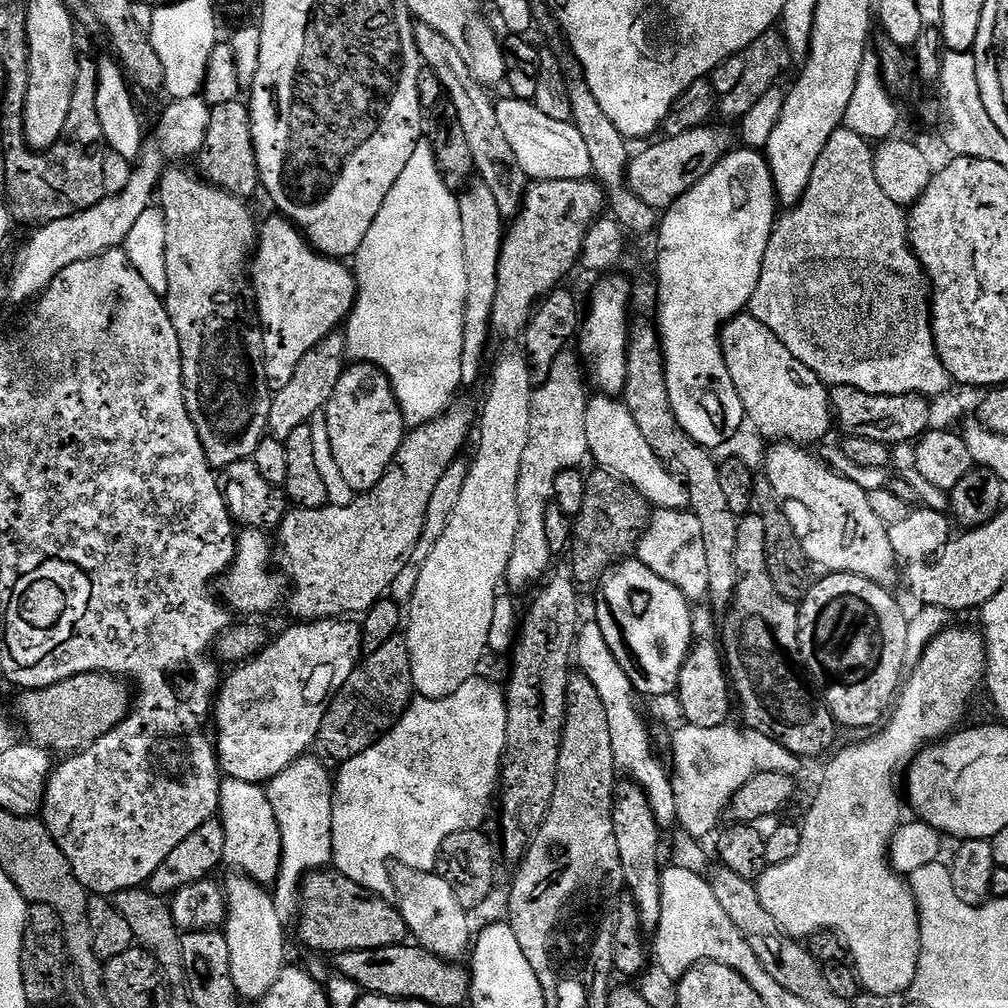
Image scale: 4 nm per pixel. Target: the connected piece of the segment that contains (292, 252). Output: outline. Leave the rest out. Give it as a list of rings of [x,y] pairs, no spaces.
[[[272,214],[268,221],[261,223],[258,228],[258,239],[254,249],[254,255],[250,261],[250,279],[253,288],[256,289],[256,309],[260,315],[260,327],[264,329],[264,365],[266,366],[266,382],[273,393],[282,390],[282,386],[290,383],[290,378],[294,374],[294,370],[298,367],[298,362],[302,362],[302,358],[306,358],[306,354],[310,354],[310,350],[314,350],[314,346],[318,346],[318,342],[322,342],[328,335],[337,331],[347,321],[348,316],[352,312],[352,307],[356,305],[356,277],[353,269],[347,263],[339,260],[329,260],[322,253],[317,252],[311,244],[305,240],[304,235],[300,233],[299,228],[292,224],[279,214]]]

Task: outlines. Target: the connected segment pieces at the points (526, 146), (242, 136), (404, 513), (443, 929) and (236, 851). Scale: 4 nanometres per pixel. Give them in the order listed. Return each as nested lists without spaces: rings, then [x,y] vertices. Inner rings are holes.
[[[507,99],[495,101],[499,125],[518,158],[518,164],[529,178],[533,181],[586,180],[592,176],[590,150],[586,150],[586,142],[582,142],[582,134],[575,124],[546,118],[546,114],[536,109],[533,101]]]
[[[243,99],[222,102],[222,106],[211,106],[210,130],[206,130],[204,149],[198,154],[199,171],[203,179],[217,188],[226,190],[231,196],[249,198],[261,191],[258,174],[258,158],[254,154],[252,123],[248,105]]]
[[[457,403],[448,409],[443,416],[439,416],[437,420],[431,420],[425,424],[413,427],[411,431],[405,435],[404,445],[398,450],[398,454],[392,459],[392,464],[388,467],[388,473],[382,478],[382,482],[378,482],[376,488],[371,488],[368,492],[362,492],[357,495],[354,502],[350,502],[350,506],[338,506],[315,508],[314,510],[306,510],[305,508],[293,507],[285,516],[279,526],[278,535],[280,535],[280,544],[278,540],[278,560],[284,563],[284,572],[288,576],[292,576],[292,588],[290,584],[290,600],[292,596],[292,612],[296,615],[295,619],[300,622],[311,622],[313,620],[334,620],[337,618],[355,617],[355,612],[364,614],[368,609],[372,608],[378,601],[385,599],[389,595],[394,578],[398,578],[398,574],[402,574],[402,570],[406,570],[406,566],[412,561],[412,555],[416,553],[418,542],[424,533],[424,523],[426,522],[426,514],[430,510],[430,497],[434,494],[434,489],[438,486],[438,481],[442,478],[442,474],[446,474],[446,470],[458,459],[460,452],[464,448],[464,443],[468,440],[468,435],[473,435],[474,425],[477,423],[478,416],[475,411],[471,412],[466,405]]]
[[[396,864],[391,873],[394,896],[408,927],[409,937],[430,954],[449,962],[459,961],[460,955],[463,952],[465,955],[473,943],[474,927],[468,921],[469,909],[462,907],[458,898],[454,898],[450,882],[446,882],[435,871],[414,870],[405,864]]]
[[[238,778],[221,779],[218,819],[226,830],[224,864],[261,886],[275,885],[280,877],[282,834],[267,791],[259,784],[238,782]]]

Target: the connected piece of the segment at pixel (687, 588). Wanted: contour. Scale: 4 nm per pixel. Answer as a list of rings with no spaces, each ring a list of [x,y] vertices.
[[[662,508],[653,511],[634,556],[641,564],[654,570],[658,578],[670,582],[670,586],[678,586],[688,601],[707,601],[710,570],[706,570],[706,545],[702,542],[702,526],[698,526],[698,518],[690,510]]]

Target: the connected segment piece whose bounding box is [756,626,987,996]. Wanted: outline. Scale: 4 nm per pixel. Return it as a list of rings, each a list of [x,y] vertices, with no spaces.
[[[949,626],[944,629],[944,631],[940,632],[935,636],[930,643],[924,647],[924,653],[920,656],[920,661],[916,663],[916,665],[911,669],[910,675],[903,681],[902,689],[898,694],[898,699],[895,701],[894,707],[891,709],[890,715],[887,717],[886,723],[877,731],[875,734],[877,736],[872,736],[869,738],[865,744],[854,744],[848,750],[844,750],[840,753],[837,751],[835,755],[831,757],[833,758],[832,761],[829,762],[828,766],[824,770],[824,774],[819,777],[820,779],[820,788],[814,792],[814,798],[816,801],[813,802],[812,806],[808,810],[808,817],[805,818],[804,824],[802,823],[802,827],[800,828],[800,833],[802,834],[802,846],[798,846],[798,854],[794,854],[794,858],[790,858],[790,862],[782,862],[781,864],[773,864],[767,868],[765,868],[764,873],[760,875],[759,881],[756,884],[756,889],[758,890],[758,894],[762,898],[762,904],[766,908],[767,913],[774,918],[774,921],[777,922],[778,926],[781,927],[781,930],[784,932],[785,935],[795,937],[795,938],[807,938],[812,936],[816,932],[836,932],[837,935],[840,936],[840,939],[843,940],[844,944],[846,945],[847,955],[849,957],[856,959],[856,964],[854,963],[854,971],[856,973],[856,977],[859,980],[859,985],[861,989],[865,993],[867,991],[872,996],[900,996],[909,991],[912,987],[912,983],[914,982],[914,974],[918,970],[918,954],[920,953],[920,915],[918,914],[918,906],[916,905],[916,899],[914,898],[914,894],[912,893],[912,889],[910,887],[909,881],[905,879],[905,877],[901,876],[900,873],[895,872],[892,869],[892,862],[888,859],[888,845],[892,843],[892,835],[895,834],[896,829],[900,827],[902,823],[902,817],[900,817],[900,800],[902,804],[902,792],[896,789],[896,775],[903,773],[905,769],[907,769],[908,765],[915,760],[916,755],[920,752],[923,752],[925,748],[928,747],[929,744],[935,744],[949,736],[952,735],[953,732],[957,731],[965,723],[964,715],[968,712],[968,707],[972,704],[972,699],[976,696],[976,691],[982,688],[982,685],[985,683],[985,672],[987,670],[987,646],[984,643],[984,634],[983,631],[977,630],[976,632],[972,628],[956,628],[957,626]]]

